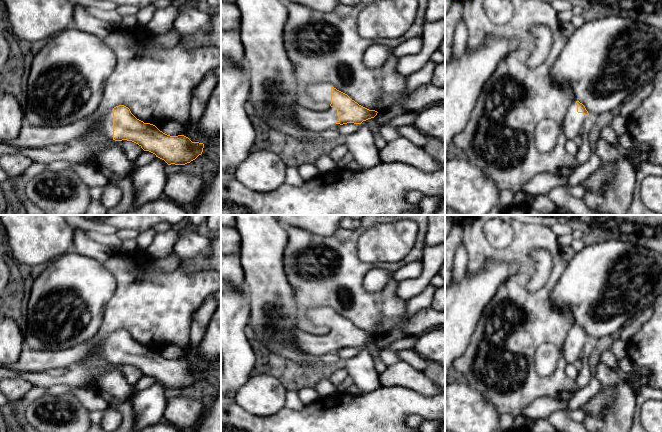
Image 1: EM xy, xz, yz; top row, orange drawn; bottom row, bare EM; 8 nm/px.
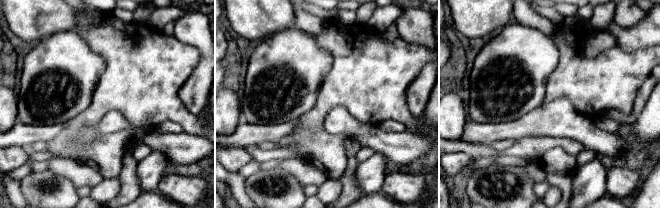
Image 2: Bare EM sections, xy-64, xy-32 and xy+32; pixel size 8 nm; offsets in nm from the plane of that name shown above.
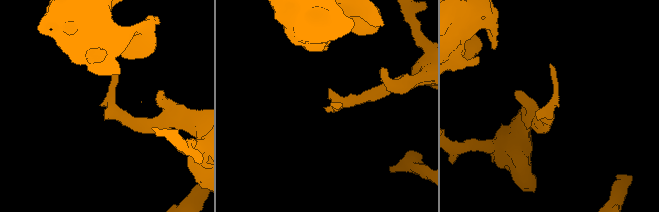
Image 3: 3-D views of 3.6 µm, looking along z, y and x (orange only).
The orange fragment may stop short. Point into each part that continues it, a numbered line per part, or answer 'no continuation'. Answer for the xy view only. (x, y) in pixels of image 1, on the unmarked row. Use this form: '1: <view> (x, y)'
1: xy (30, 360)

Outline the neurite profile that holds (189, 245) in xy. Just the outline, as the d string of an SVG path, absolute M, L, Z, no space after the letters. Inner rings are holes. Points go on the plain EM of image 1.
M189 229L178 231L177 235L174 253L182 260L192 261L198 256L210 253L210 238Z

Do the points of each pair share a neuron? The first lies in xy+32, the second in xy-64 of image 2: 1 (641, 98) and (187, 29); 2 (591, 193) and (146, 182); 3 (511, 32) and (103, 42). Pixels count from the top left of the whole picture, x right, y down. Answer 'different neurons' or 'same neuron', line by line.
1: same neuron
2: same neuron
3: different neurons

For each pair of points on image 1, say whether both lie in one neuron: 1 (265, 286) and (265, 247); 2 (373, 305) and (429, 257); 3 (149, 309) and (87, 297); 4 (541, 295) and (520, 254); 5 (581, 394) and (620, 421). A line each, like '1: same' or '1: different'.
1: same
2: different
3: different
4: same
5: different

